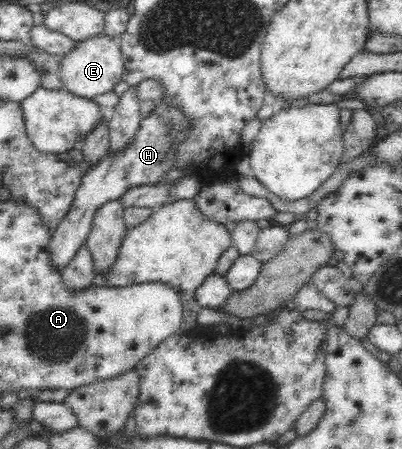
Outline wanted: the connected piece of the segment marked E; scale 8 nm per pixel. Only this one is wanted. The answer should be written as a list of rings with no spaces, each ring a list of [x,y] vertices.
[[[106,31],[93,34],[77,43],[60,57],[59,77],[62,79],[64,90],[90,99],[112,90],[121,80],[124,62],[121,56],[120,37],[108,35]]]

